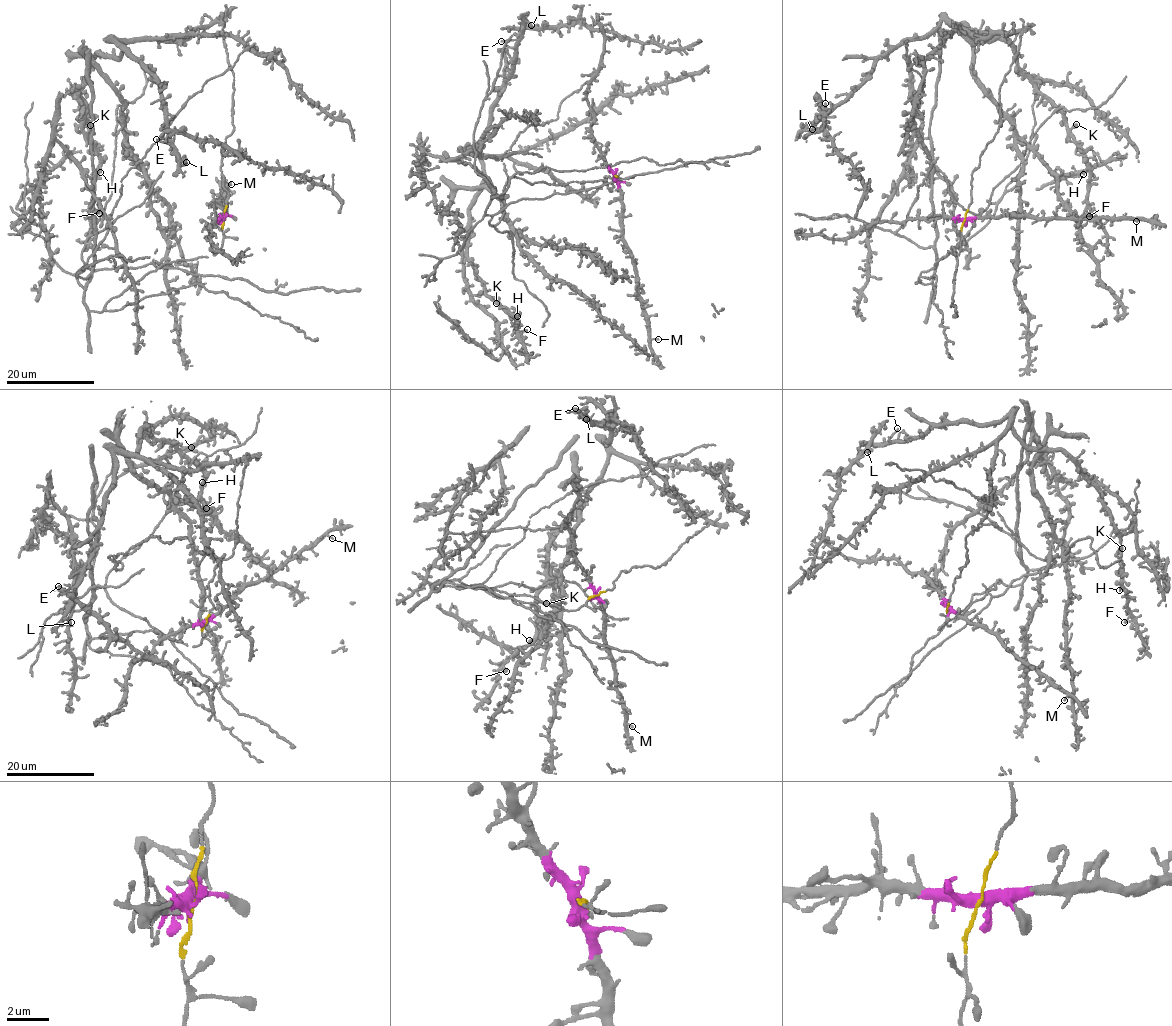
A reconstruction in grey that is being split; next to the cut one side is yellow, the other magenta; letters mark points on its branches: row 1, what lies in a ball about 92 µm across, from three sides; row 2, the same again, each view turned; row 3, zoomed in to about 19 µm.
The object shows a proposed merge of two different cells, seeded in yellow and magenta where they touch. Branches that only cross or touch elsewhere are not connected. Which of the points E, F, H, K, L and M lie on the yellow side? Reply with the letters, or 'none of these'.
E, F, H, K, L

